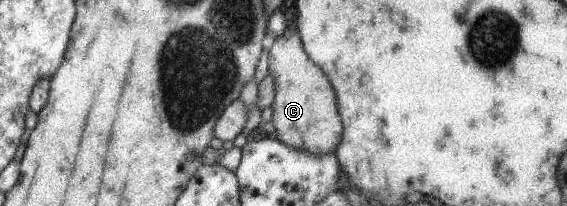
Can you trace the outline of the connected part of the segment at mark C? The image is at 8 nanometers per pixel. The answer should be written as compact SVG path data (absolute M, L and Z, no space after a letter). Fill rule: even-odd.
M295 27L286 28L281 36L270 42L265 53L268 56L268 73L274 77L276 87L271 104L271 122L278 142L307 151L312 156L334 153L342 136L336 95L323 72L309 61Z

